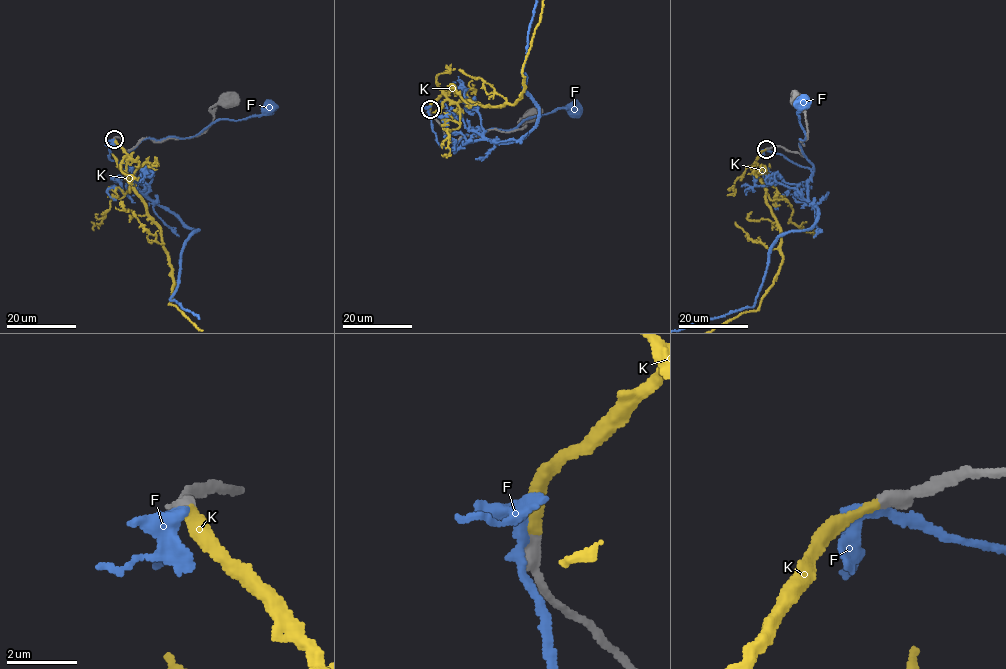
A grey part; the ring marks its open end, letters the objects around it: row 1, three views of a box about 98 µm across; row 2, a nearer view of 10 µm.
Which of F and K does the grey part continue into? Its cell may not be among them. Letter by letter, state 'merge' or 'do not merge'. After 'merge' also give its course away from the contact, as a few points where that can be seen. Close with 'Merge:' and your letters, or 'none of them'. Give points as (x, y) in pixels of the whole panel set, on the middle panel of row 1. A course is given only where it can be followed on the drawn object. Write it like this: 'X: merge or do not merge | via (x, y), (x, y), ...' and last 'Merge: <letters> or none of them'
F: do not merge
K: merge
Merge: K

